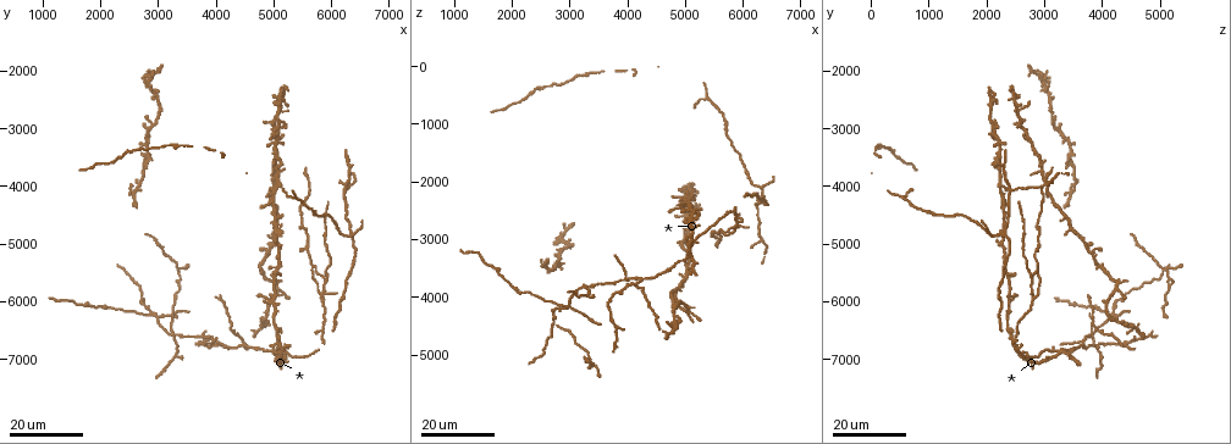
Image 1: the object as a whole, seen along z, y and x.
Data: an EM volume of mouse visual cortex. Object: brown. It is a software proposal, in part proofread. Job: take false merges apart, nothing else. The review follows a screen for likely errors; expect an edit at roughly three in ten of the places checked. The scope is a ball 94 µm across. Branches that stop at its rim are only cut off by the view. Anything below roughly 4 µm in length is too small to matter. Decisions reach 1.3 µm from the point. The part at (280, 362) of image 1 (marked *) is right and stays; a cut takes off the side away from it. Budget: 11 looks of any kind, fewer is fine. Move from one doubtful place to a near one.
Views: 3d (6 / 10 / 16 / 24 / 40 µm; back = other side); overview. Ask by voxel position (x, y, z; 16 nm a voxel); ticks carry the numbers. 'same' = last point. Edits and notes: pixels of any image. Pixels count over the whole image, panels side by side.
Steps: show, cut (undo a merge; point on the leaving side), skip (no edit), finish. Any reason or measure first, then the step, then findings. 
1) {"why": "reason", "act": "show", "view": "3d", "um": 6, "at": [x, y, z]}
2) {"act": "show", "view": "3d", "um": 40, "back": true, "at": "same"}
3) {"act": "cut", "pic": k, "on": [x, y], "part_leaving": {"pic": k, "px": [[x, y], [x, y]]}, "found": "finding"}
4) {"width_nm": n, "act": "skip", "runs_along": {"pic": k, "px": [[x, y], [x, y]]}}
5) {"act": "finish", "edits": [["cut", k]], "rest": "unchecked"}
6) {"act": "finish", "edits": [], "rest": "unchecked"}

{"why": "three-way junction", "act": "show", "view": "3d", "um": 16, "at": [5850, 6050, 2800]}

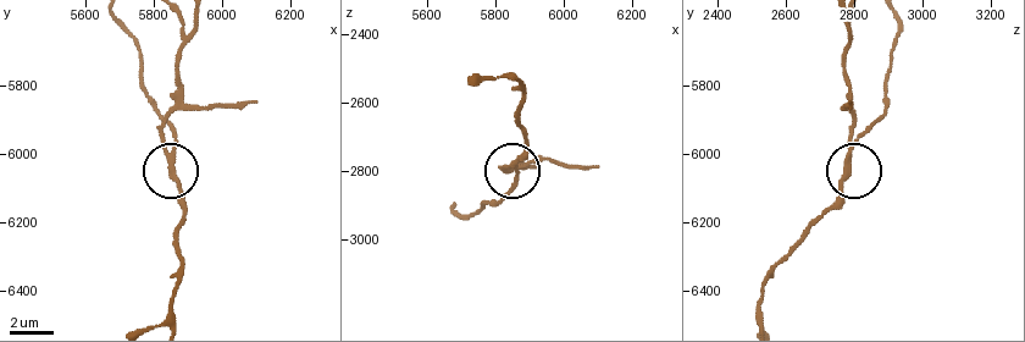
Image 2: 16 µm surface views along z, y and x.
{"act": "show", "view": "3d", "um": 6, "at": [5840, 6000, 2780]}

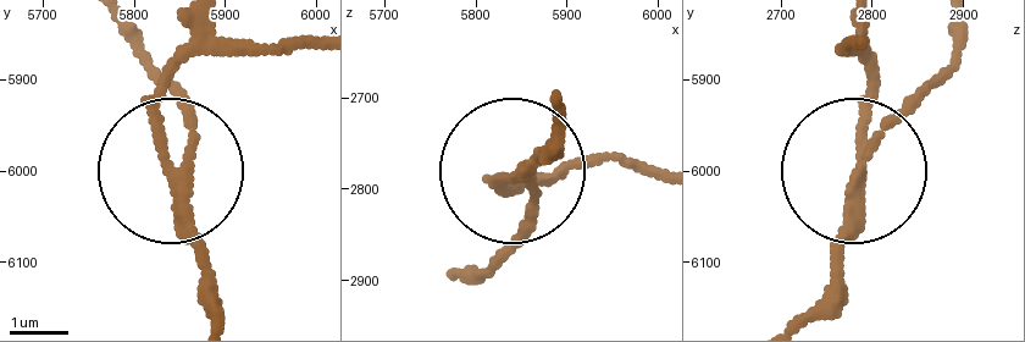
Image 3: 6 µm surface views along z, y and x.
{"width_nm": 200, "act": "cut", "pic": 3, "on": [156, 120], "part_leaving": {"pic": 3, "px": [[188, 205], [160, 138], [160, 80], [188, 21]]}, "found": "two neurons meet here"}

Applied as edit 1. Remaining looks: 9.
{"act": "show", "view": "3d", "um": 24, "at": [4250, 6800, 3700]}

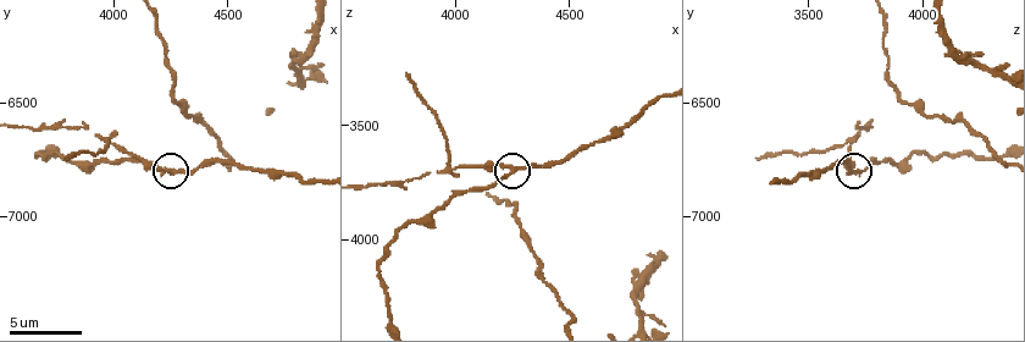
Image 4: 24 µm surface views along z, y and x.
{"act": "show", "view": "3d", "um": 6, "at": [4260, 6790, 3710]}

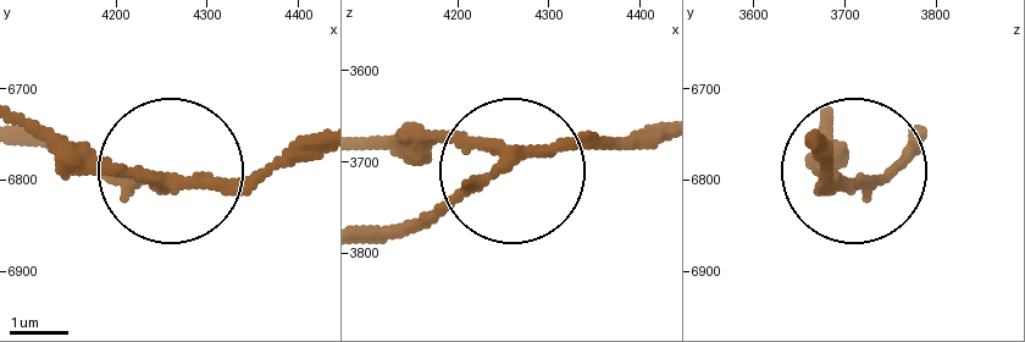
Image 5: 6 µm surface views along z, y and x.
{"side_arm_um": 67, "act": "skip", "runs_along": {"pic": 5, "px": [[316, 147], [243, 176], [127, 176], [25, 127]]}, "found": "continuous, no second neuron"}

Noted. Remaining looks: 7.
{"why": "four or more arms meet", "act": "show", "view": "3d", "um": 24, "at": [2900, 6250, 4150]}

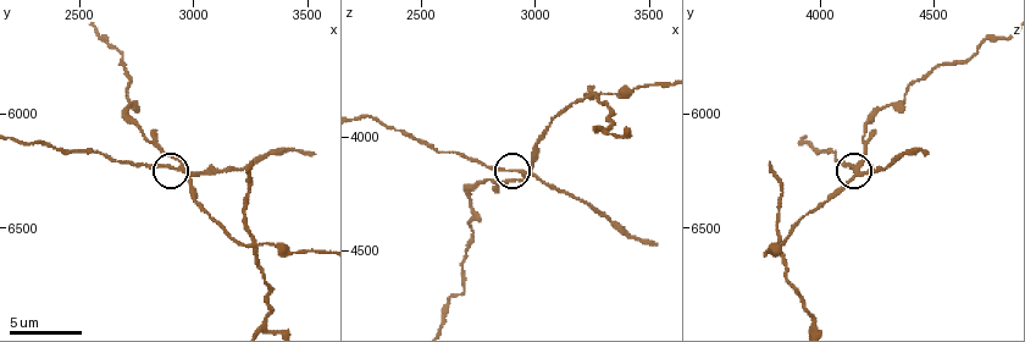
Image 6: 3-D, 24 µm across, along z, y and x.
{"act": "show", "view": "3d", "um": 10, "at": [2940, 6230, 4150]}

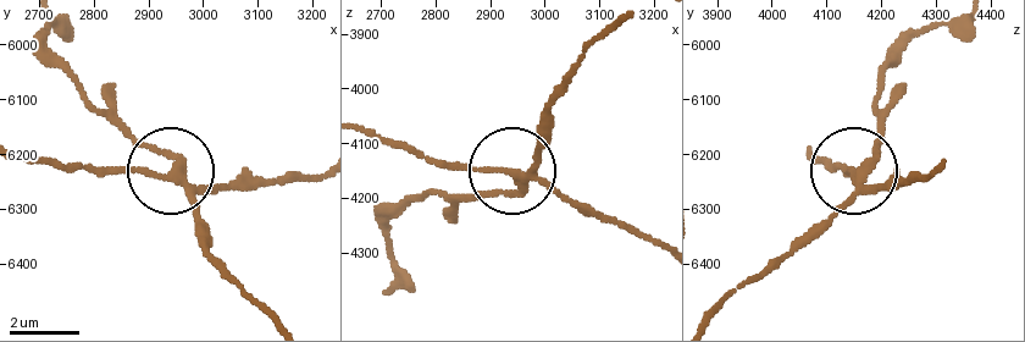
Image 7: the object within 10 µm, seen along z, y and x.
{"act": "show", "view": "3d", "um": 10, "back": true, "at": [2945, 6235, 4155]}

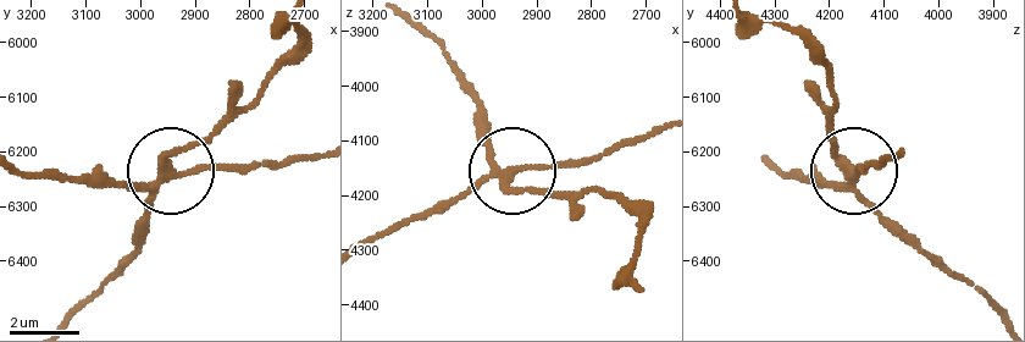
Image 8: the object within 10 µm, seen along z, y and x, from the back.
{"width_nm": 210, "act": "cut", "pic": 8, "on": [114, 182], "part_leaving": {"pic": 8, "px": [[162, 171], [317, 159]]}, "found": "two neurons meet here"}

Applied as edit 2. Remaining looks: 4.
{"act": "show", "view": "overview"}

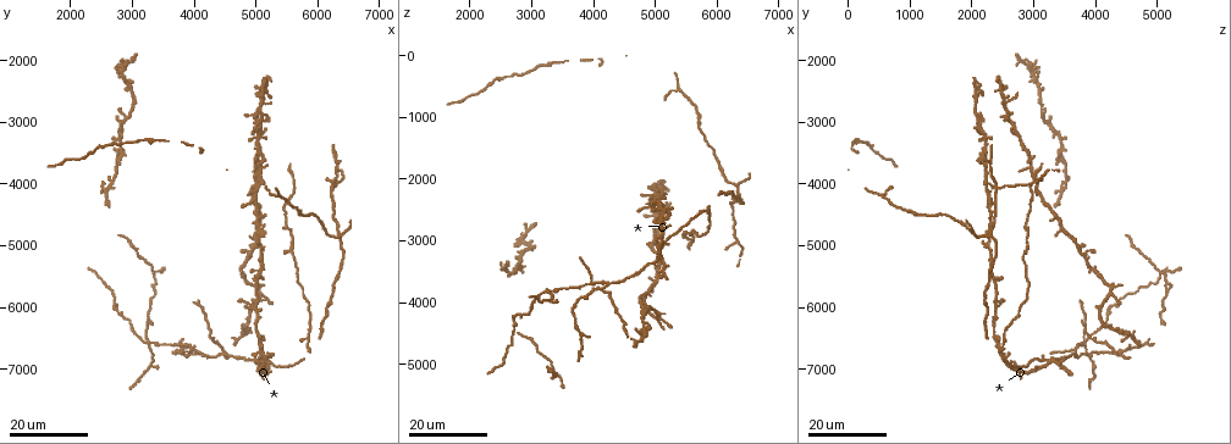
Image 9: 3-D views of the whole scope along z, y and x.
{"why": "four-way junction", "act": "show", "view": "3d", "um": 6, "at": [3260, 6610, 3820]}

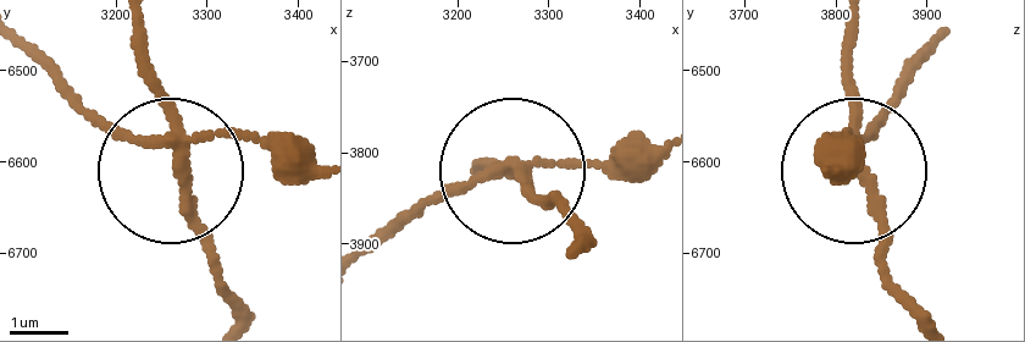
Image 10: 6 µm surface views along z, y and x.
{"act": "cut", "pic": 10, "on": [145, 59], "part_leaving": {"pic": 10, "px": [[177, 141], [231, 312]]}, "found": "two neurons meet here"}

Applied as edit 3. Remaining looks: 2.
{"act": "finish", "edits": [["cut", 3], ["cut", 8], ["cut", 10]], "rest": "unchecked"}

